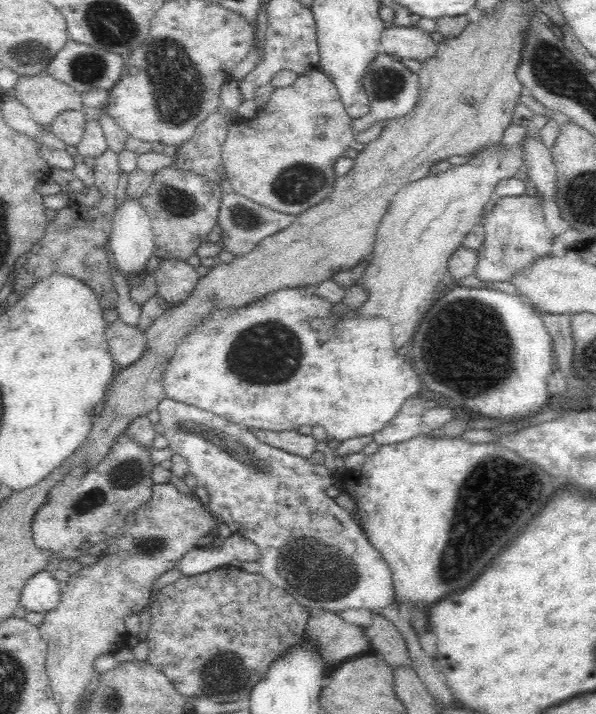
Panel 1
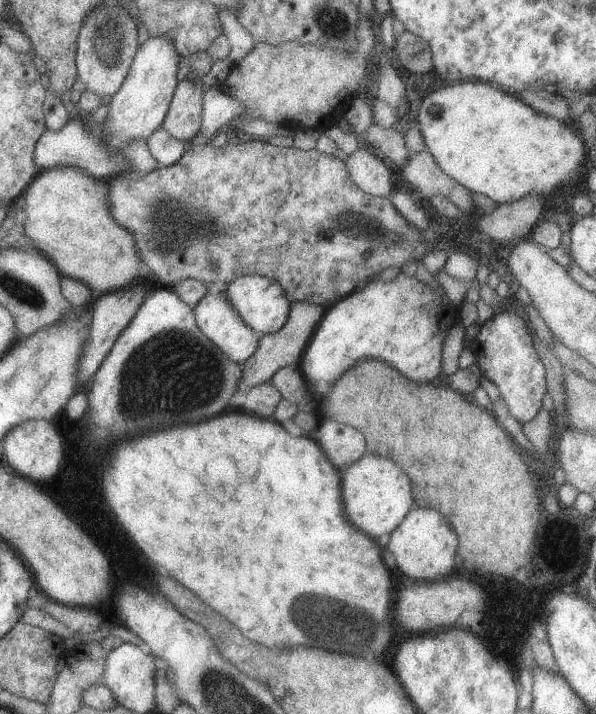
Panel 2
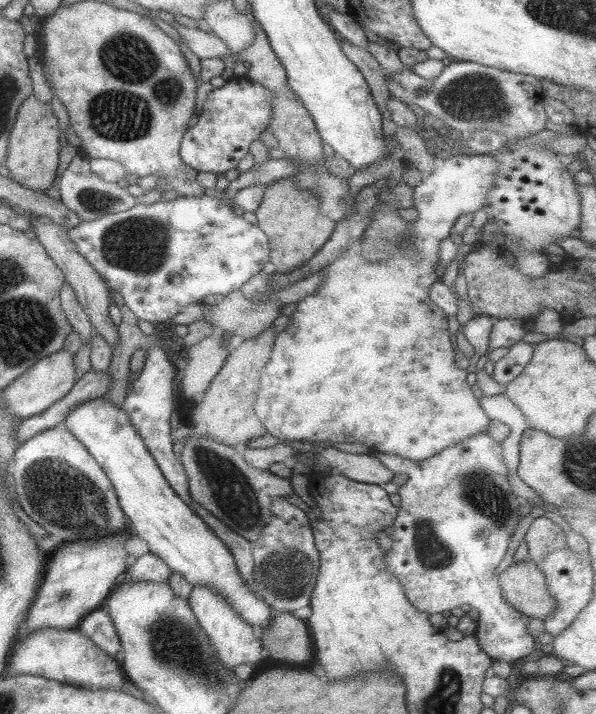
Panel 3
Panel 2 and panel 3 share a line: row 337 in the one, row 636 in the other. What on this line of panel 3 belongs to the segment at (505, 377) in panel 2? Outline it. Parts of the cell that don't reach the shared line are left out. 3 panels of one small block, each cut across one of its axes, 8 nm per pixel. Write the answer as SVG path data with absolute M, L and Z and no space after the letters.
M481 432L419 462L385 452L377 454L377 460L391 470L393 476L407 476L405 484L397 490L399 508L391 524L391 548L383 552L383 566L385 572L393 574L393 578L403 586L405 598L411 606L429 616L449 612L451 608L475 608L479 612L475 628L477 644L489 658L493 658L493 662L511 662L529 656L535 650L535 638L525 630L527 618L505 602L505 596L499 590L499 576L493 574L507 552L509 536L521 522L517 498L511 494L505 480L509 470L503 462L501 444L489 438L487 432Z

